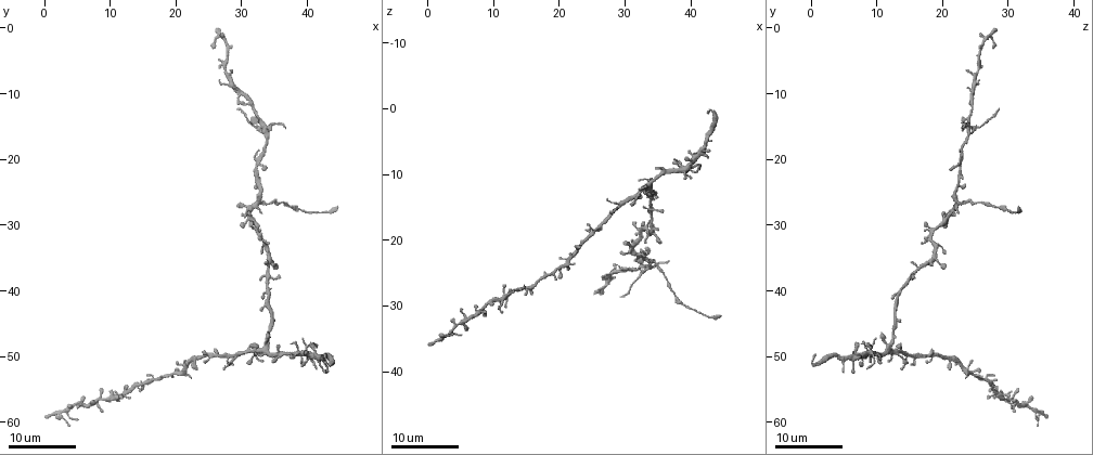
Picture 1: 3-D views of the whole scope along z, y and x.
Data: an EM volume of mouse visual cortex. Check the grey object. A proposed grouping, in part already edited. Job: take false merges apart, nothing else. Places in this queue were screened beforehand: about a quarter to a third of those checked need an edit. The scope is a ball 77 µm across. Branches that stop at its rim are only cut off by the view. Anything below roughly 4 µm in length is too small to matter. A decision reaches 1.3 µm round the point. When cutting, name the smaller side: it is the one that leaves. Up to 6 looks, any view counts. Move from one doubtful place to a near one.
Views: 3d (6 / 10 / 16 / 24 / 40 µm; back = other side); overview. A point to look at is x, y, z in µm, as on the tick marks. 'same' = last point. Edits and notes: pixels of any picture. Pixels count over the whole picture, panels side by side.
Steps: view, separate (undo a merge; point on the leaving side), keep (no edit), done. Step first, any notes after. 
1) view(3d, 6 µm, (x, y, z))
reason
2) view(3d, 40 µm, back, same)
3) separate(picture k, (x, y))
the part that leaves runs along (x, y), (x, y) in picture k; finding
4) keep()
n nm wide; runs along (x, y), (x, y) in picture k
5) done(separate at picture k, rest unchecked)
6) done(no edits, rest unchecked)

view(3d, 16 µm, (33.0, 32.0, 18.0))
calibre changes

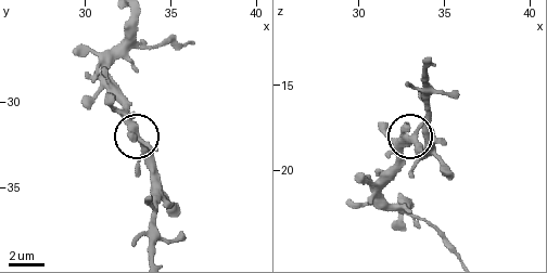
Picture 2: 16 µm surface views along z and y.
view(3d, 6 µm, (33.2, 32.1, 18.1))
closer look

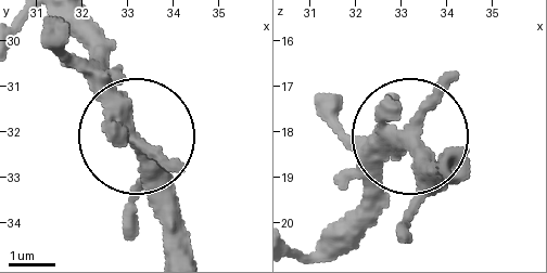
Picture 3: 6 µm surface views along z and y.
keep()
360 nm wide; continuous, no second cell

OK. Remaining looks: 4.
view(3d, 16 µm, (33.0, 26.5, 22.0))
thin arm on a thick one

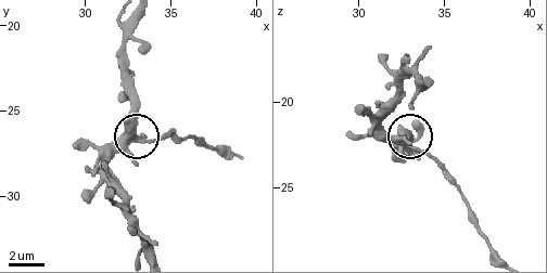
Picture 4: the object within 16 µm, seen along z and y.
view(3d, 6 µm, same)

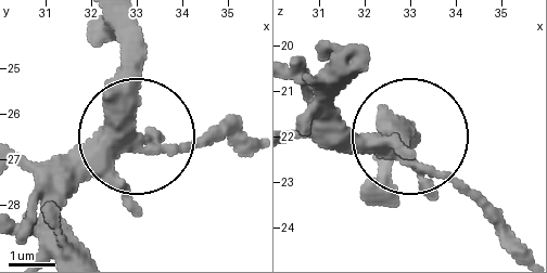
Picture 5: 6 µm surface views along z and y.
separate(picture 5, (211, 139))
the part that leaves runs along (147, 147), (249, 135) in picture 5; a second cell is stuck on

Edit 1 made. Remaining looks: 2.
done(separate at picture 5, rest unchecked)

